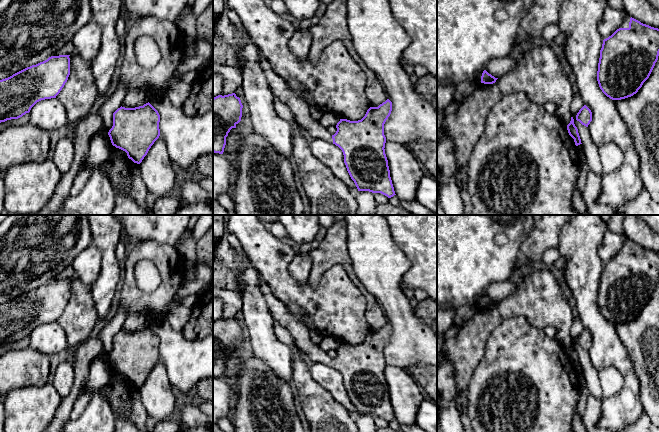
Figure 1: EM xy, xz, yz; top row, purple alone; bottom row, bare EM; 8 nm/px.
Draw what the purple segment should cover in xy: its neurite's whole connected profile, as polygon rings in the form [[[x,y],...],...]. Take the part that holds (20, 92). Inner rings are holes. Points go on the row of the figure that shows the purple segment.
[[[51,56],[0,80],[0,123],[22,117],[41,100],[56,98],[70,75],[69,56]]]

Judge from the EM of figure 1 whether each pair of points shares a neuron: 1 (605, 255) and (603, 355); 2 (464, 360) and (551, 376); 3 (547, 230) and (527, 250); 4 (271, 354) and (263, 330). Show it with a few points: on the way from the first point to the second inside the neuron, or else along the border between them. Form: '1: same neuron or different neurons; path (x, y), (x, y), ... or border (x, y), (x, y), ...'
1: different neurons; border (603, 238), (597, 251), (597, 255), (602, 263)
2: different neurons; border (488, 341), (485, 347), (485, 355), (468, 384)
3: same neuron; path (542, 235), (532, 245)
4: same neuron; path (269, 348), (265, 344), (263, 336)

